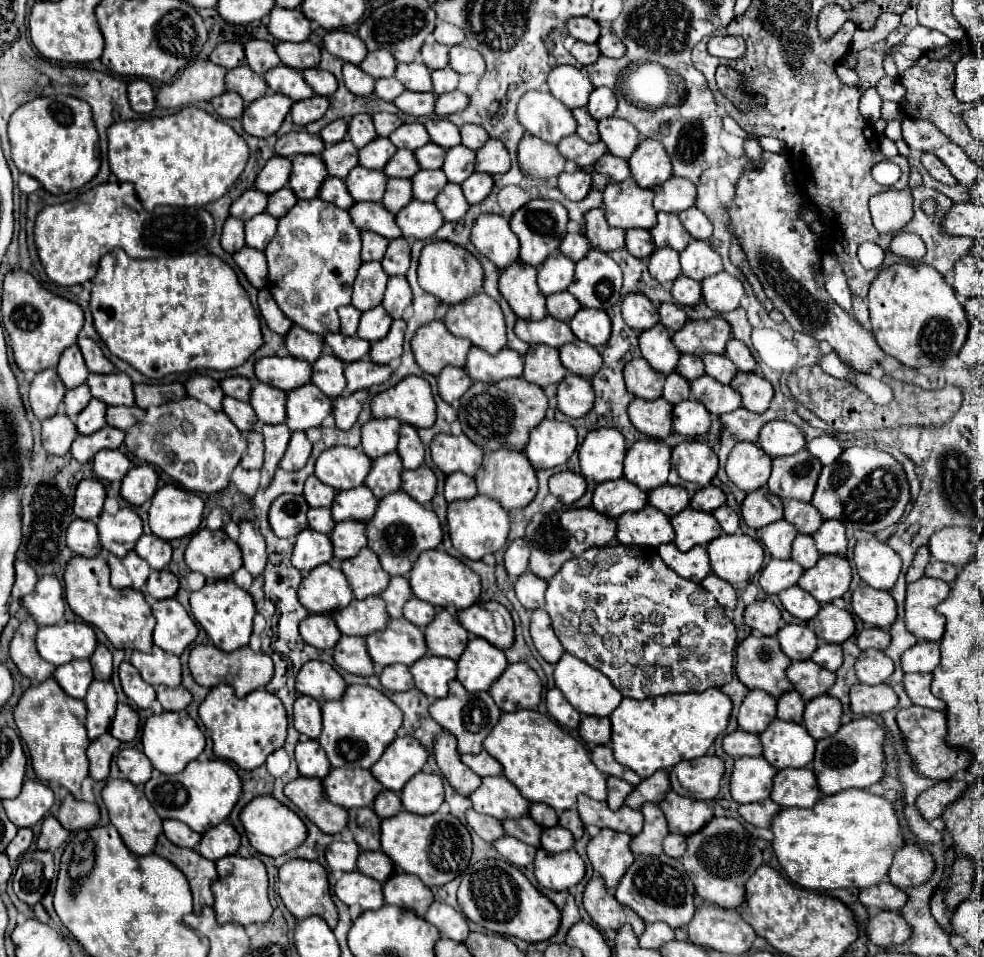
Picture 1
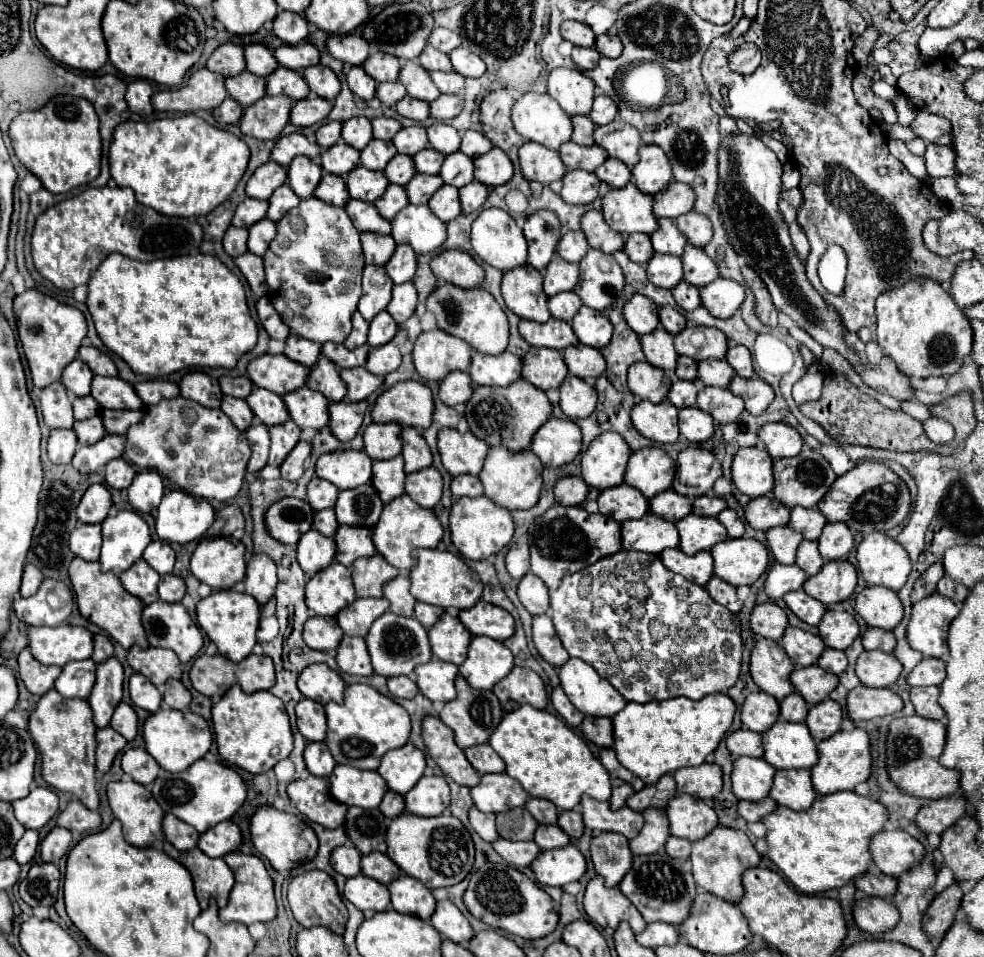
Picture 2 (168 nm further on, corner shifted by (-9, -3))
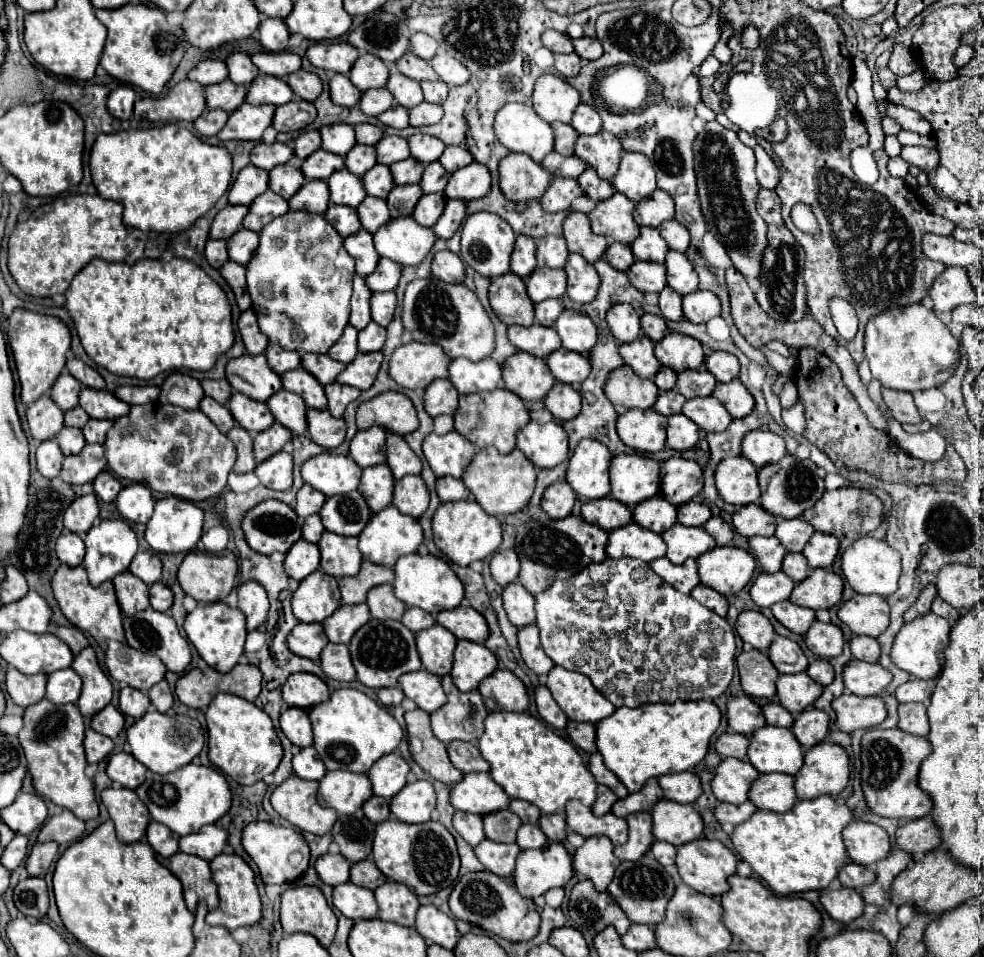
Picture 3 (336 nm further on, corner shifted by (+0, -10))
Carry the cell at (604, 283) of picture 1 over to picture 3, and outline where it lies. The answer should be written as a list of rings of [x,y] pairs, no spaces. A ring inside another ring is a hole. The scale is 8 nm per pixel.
[[[572,253],[568,257],[564,271],[568,275],[566,295],[574,303],[582,303],[582,305],[592,303],[598,295],[598,289],[600,289],[600,275],[596,273],[594,265],[584,261],[584,257],[580,257],[578,253]]]

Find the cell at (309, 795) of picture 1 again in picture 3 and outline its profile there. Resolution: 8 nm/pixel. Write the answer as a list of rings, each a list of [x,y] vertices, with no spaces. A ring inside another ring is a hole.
[[[290,777],[272,791],[270,803],[280,817],[290,821],[300,831],[324,835],[330,833],[336,823],[336,811],[322,807],[316,799],[316,791],[318,781]]]

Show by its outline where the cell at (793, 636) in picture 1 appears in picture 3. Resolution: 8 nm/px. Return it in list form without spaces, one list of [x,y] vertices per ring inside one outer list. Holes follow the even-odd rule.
[[[778,637],[768,649],[768,657],[778,673],[800,673],[808,667],[808,659],[802,653],[800,645],[788,637]]]

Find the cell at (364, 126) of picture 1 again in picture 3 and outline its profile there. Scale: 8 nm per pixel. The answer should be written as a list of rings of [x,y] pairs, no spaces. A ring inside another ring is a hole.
[[[334,123],[334,125],[322,127],[320,135],[322,135],[322,149],[336,153],[336,155],[346,155],[356,145],[352,125]]]

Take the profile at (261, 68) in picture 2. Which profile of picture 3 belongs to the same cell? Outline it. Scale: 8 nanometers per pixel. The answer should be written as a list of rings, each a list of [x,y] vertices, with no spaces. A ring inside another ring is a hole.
[[[232,53],[226,59],[226,65],[228,65],[228,71],[230,71],[228,79],[234,81],[234,83],[240,83],[240,85],[250,85],[258,75],[258,69],[252,63],[248,53]]]

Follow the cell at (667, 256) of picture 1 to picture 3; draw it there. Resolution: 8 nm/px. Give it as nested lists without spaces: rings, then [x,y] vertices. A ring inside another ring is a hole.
[[[638,259],[628,269],[628,279],[642,293],[660,293],[666,287],[666,265]]]

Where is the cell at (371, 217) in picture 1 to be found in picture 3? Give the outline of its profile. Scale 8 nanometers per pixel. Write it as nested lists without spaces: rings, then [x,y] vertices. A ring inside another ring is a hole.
[[[330,205],[328,211],[324,213],[324,217],[340,233],[340,237],[354,235],[354,233],[358,233],[362,229],[356,209],[346,207],[346,205]]]

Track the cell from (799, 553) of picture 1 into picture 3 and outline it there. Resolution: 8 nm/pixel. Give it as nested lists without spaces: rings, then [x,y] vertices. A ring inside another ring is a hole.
[[[786,553],[784,557],[784,563],[782,563],[782,571],[792,577],[796,583],[804,581],[810,573],[808,569],[808,563],[806,563],[806,557],[802,553]]]

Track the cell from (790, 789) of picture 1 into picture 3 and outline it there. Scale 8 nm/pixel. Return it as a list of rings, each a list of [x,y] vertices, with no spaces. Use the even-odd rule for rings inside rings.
[[[764,773],[754,781],[748,799],[758,809],[786,813],[798,801],[794,791],[794,777],[784,773]]]

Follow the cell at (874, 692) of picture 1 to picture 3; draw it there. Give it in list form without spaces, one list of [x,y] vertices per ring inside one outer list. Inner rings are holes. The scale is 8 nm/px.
[[[852,693],[836,697],[832,709],[836,711],[836,725],[846,733],[880,725],[888,715],[882,697],[858,697]]]

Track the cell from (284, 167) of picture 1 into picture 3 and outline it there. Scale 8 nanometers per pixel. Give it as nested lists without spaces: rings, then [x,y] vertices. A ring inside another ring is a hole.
[[[248,165],[236,177],[228,201],[230,205],[252,205],[252,201],[268,189],[268,173],[254,165]]]

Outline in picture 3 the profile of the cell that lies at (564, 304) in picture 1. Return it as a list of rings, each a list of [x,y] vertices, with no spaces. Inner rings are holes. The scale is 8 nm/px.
[[[548,299],[536,305],[536,321],[544,327],[552,327],[558,315],[564,311],[562,299]]]

